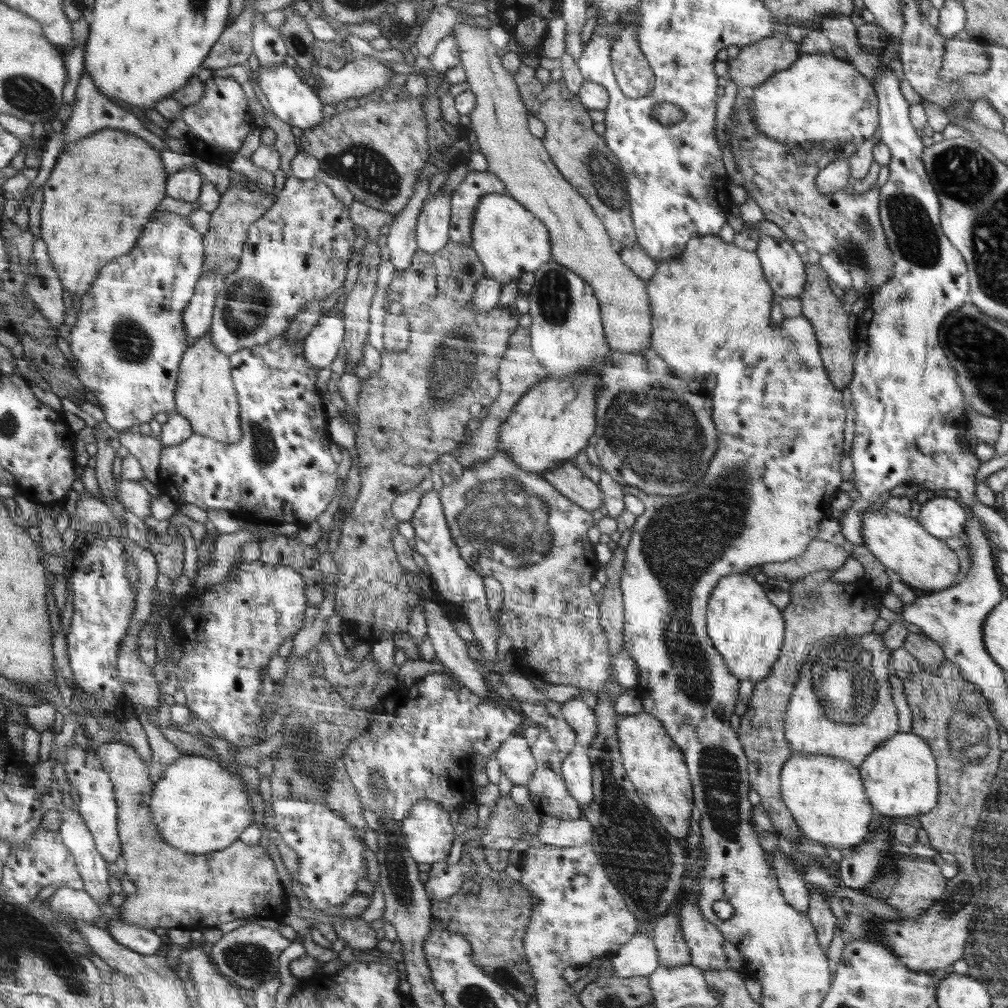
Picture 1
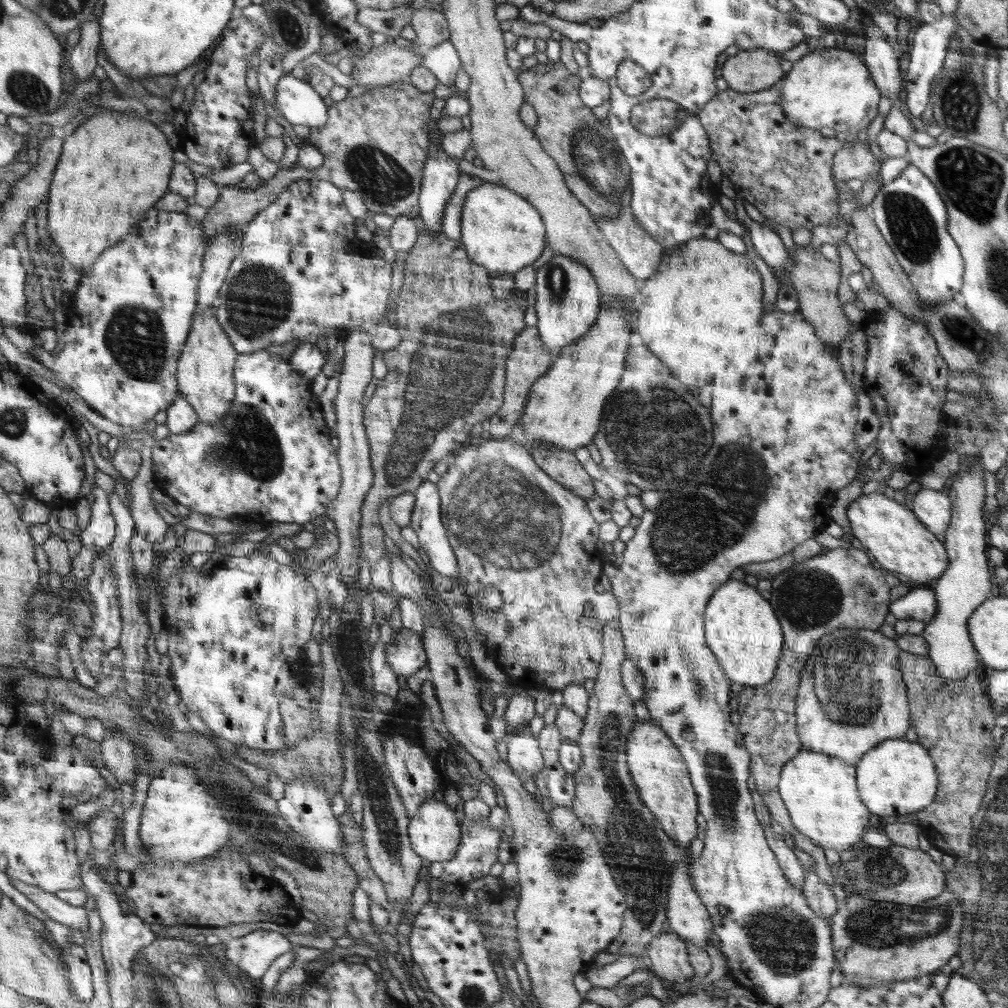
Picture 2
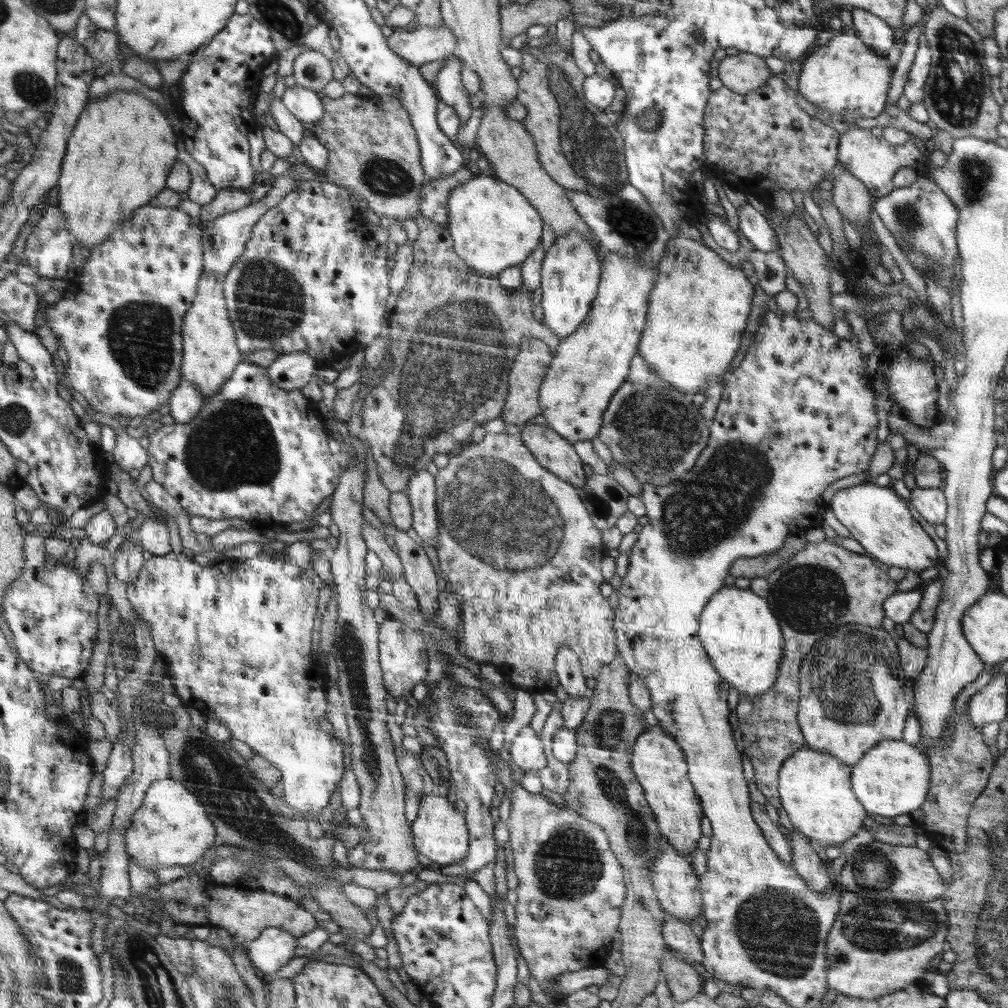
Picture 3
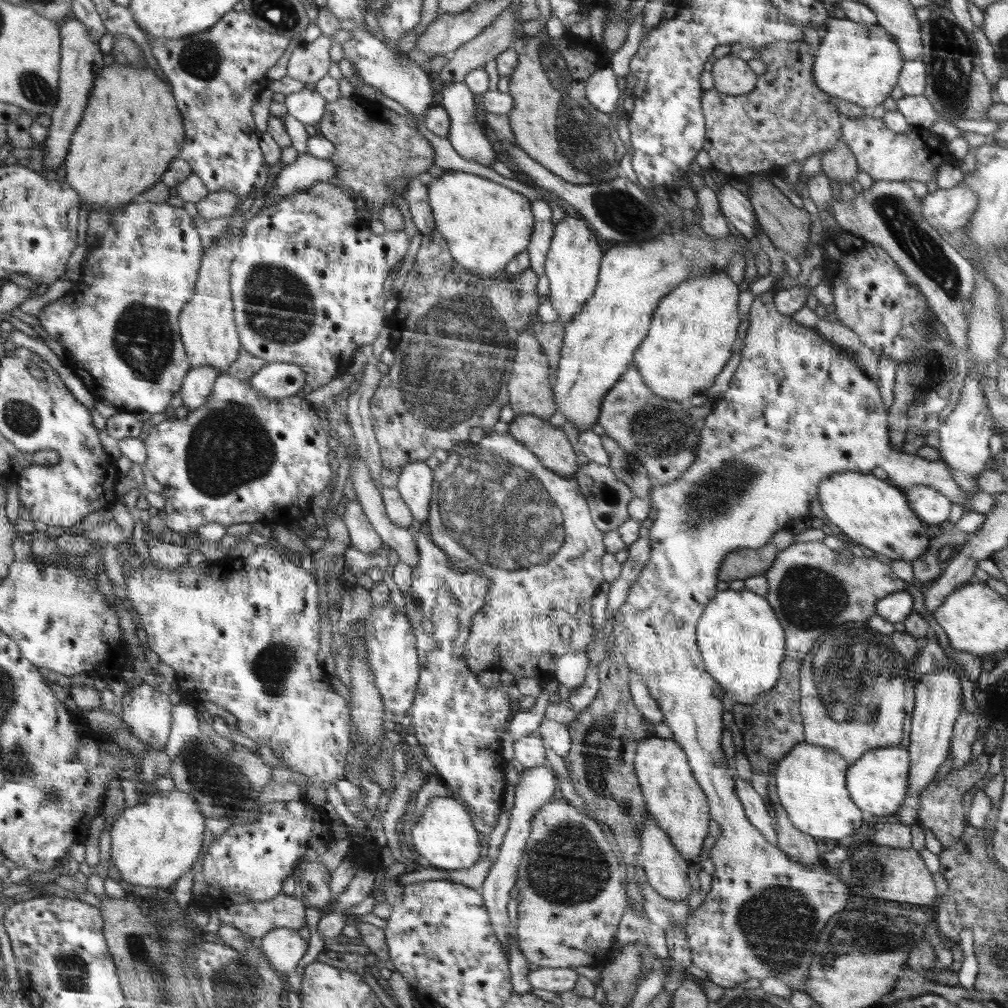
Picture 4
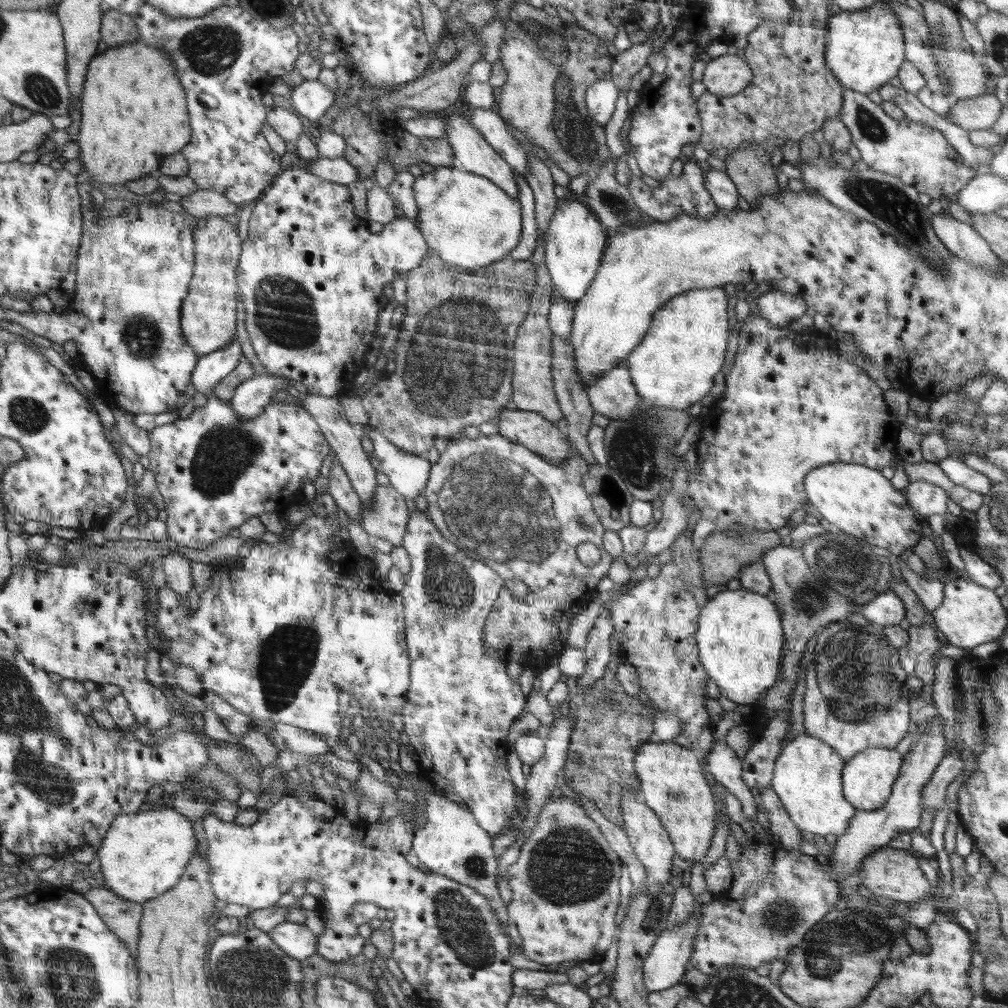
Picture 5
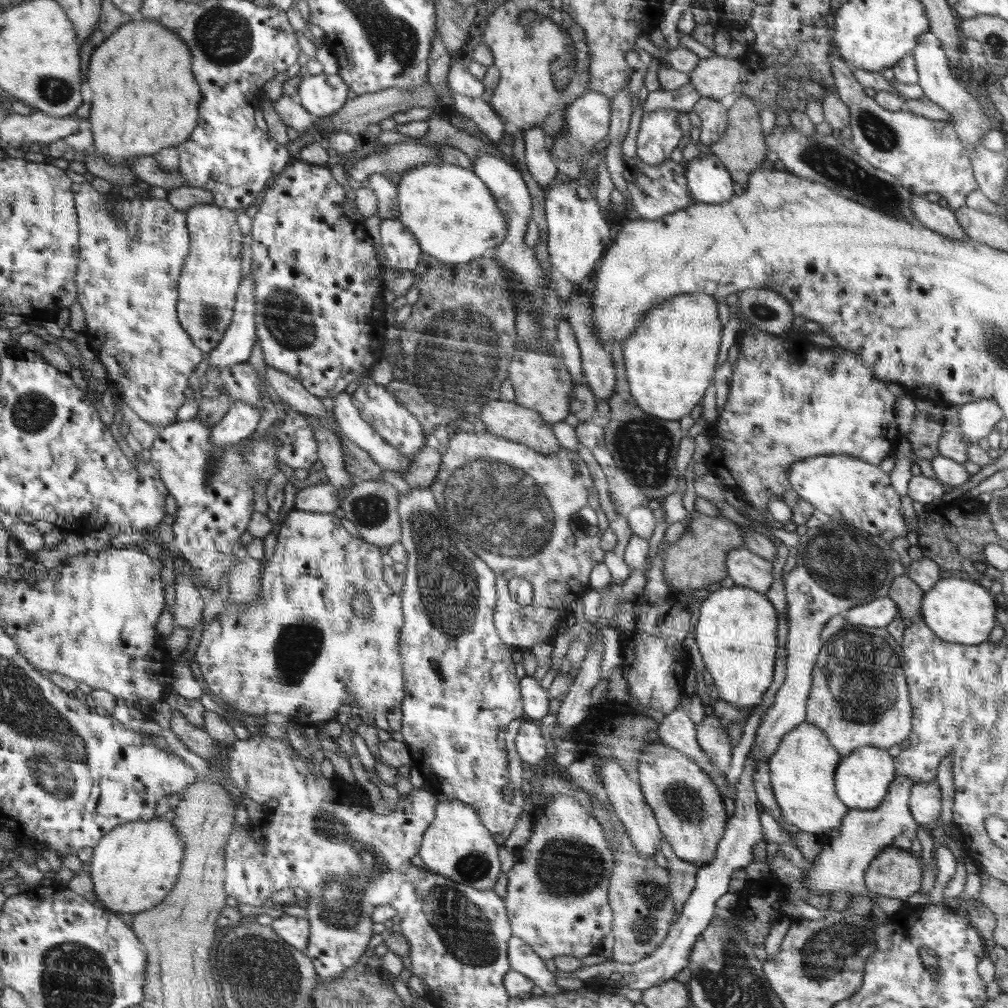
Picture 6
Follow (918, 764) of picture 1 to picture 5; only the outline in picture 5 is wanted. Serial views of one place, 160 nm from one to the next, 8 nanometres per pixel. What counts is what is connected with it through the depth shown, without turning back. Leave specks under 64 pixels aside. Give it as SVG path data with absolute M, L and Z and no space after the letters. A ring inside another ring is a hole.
M870 747L850 760L845 761L842 770L842 790L844 798L863 811L876 810L884 806L892 792L892 785L900 774L900 769L904 760L904 755L895 749L884 747Z

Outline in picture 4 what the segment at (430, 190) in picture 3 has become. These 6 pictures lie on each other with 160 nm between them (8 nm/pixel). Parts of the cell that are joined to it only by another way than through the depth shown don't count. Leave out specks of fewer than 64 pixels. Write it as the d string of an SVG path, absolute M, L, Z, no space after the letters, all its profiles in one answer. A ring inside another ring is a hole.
M428 173L417 174L404 191L413 224L422 235L432 232L436 224L429 204L429 186L434 181L436 178L432 178Z

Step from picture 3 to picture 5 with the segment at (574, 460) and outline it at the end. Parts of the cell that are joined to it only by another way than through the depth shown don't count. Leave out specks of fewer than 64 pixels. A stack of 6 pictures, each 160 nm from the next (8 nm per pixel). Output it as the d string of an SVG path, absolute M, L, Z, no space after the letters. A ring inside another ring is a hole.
M504 408L494 421L498 426L498 434L529 447L555 465L565 461L564 458L571 454L566 434L562 434L541 414Z

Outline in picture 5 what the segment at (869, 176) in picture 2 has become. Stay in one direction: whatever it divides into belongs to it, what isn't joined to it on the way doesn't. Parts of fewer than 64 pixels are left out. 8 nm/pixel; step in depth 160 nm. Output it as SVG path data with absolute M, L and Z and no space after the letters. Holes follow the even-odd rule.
M843 90L843 104L838 117L850 132L852 143L868 167L894 175L904 184L913 186L919 193L924 192L934 200L946 198L948 214L971 226L970 214L960 208L956 197L975 178L975 169L964 164L964 159L938 130L906 117L890 118L866 94L852 90Z

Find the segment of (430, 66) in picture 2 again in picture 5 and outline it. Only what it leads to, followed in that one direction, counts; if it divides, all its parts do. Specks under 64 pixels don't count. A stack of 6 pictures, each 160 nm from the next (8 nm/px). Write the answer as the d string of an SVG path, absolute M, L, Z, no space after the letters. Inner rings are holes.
M461 112L446 113L447 128L445 130L445 138L450 144L450 148L455 152L455 157L462 164L464 170L482 175L484 178L489 178L490 182L497 183L510 198L516 199L519 195L519 190L514 178L512 167L486 143L485 136L473 126L473 123L465 119Z

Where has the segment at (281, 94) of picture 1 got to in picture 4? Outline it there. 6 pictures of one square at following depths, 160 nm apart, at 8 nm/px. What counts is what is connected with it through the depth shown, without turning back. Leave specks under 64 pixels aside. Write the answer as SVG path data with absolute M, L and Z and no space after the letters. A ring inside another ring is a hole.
M307 86L300 92L288 94L284 100L288 114L304 125L317 126L321 118L325 117L325 108L328 106L327 101L316 90L309 90Z

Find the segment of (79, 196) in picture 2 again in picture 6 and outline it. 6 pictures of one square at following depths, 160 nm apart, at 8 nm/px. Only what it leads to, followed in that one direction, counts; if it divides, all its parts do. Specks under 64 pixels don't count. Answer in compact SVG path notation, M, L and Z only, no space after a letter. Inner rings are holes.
M139 15L121 24L110 36L94 47L88 68L88 84L94 94L87 120L92 125L92 151L105 161L129 166L138 157L152 157L166 148L174 148L190 138L198 122L200 88L192 76L189 46L159 22L140 19Z

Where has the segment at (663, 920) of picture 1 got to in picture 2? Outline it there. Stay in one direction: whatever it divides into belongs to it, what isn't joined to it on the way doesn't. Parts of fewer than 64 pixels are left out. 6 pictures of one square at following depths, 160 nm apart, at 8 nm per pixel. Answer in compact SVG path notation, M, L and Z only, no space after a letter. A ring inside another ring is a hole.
M676 933L660 934L648 946L645 960L656 976L684 984L696 972L689 963L687 944Z

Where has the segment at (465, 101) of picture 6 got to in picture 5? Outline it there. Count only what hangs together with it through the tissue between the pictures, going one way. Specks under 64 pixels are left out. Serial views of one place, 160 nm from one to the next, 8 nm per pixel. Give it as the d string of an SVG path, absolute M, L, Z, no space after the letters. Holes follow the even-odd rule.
M472 107L471 114L469 121L485 136L486 143L509 163L513 171L526 176L529 171L528 152L513 138L507 122L496 110Z

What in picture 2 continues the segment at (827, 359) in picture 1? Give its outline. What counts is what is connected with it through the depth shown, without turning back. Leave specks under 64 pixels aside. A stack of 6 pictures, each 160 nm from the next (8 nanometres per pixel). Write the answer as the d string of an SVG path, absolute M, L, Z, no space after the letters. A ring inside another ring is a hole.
M810 245L799 249L791 256L793 265L789 270L789 278L793 287L797 290L800 298L800 309L798 312L805 315L814 326L818 337L825 342L826 348L840 349L840 343L847 334L856 331L856 326L852 324L843 313L843 306L838 302L838 284L840 284L840 269L830 260L826 260L824 255L816 252Z

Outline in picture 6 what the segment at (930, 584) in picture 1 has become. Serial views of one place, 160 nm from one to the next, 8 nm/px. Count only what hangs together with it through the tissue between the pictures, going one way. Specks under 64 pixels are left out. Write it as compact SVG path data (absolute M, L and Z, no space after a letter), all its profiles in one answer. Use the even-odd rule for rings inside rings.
M820 455L793 462L788 477L794 492L812 503L816 511L831 516L836 524L854 525L888 543L907 535L901 496L892 486L889 474L882 472L879 465L848 455Z

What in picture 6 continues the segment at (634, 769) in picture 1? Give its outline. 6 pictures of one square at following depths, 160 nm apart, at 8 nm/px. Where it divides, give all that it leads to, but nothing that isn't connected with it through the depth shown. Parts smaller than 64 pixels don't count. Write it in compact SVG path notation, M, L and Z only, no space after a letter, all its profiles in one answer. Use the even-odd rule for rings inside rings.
M662 742L647 746L639 760L639 782L645 801L657 814L662 834L670 843L674 854L703 867L708 865L717 852L718 840L722 840L726 825L726 812L718 789L710 778L700 770L700 766L689 758L684 751L676 750Z

